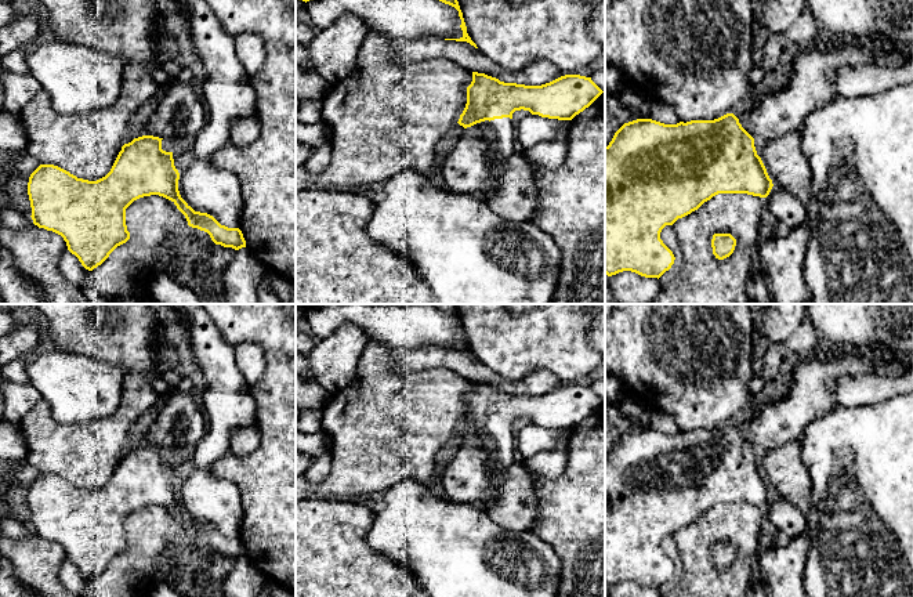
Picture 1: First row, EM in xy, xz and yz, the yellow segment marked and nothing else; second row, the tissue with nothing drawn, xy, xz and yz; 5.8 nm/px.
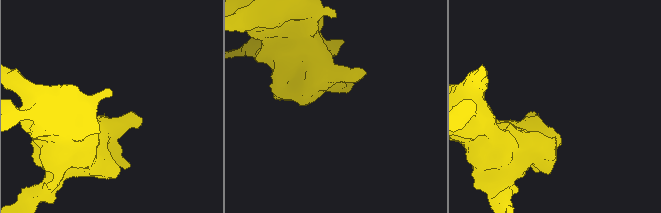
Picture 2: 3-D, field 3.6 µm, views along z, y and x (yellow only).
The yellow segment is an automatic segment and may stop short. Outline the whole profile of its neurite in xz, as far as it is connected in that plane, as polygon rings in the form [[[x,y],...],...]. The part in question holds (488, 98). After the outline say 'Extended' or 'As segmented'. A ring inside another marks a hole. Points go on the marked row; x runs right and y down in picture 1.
[[[472,72],[467,104],[457,122],[464,131],[442,158],[441,177],[446,189],[488,202],[508,159],[518,151],[512,120],[515,111],[572,120],[602,93],[591,77],[580,75],[565,75],[541,86],[525,86]]]. Extended

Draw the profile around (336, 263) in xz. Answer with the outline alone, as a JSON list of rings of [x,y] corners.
[[[330,188],[296,192],[296,304],[434,304],[430,289],[391,247],[367,236],[366,227],[376,203]]]

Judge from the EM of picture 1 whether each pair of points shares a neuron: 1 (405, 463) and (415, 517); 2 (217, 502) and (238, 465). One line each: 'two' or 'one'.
1: two
2: two

